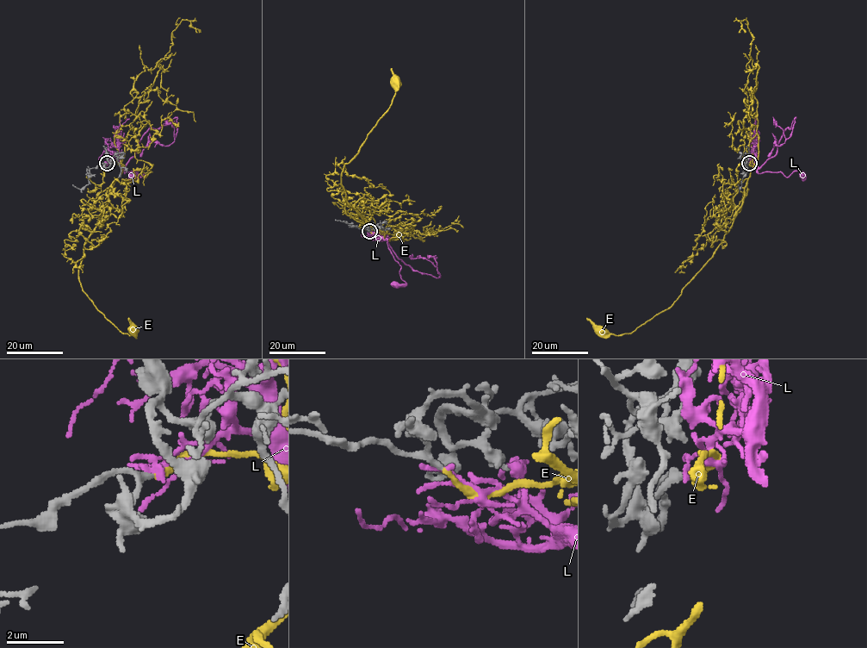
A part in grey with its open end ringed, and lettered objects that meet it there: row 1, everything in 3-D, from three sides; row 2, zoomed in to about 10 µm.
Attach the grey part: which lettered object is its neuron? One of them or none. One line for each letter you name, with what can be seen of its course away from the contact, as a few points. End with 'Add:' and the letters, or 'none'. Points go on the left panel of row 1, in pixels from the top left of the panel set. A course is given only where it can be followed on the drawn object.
E: course (107, 164), (124, 165), (83, 246), (78, 281), (104, 316), (122, 333), (132, 333)
Add: E

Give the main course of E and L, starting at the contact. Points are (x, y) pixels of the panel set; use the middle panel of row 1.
E: (369, 231), (387, 233), (385, 234), (373, 227), (346, 201), (341, 172), (389, 107), (395, 93), (394, 83)
L: (368, 230), (387, 241), (399, 258), (412, 269), (439, 277), (436, 267), (430, 261), (413, 258), (403, 250)

